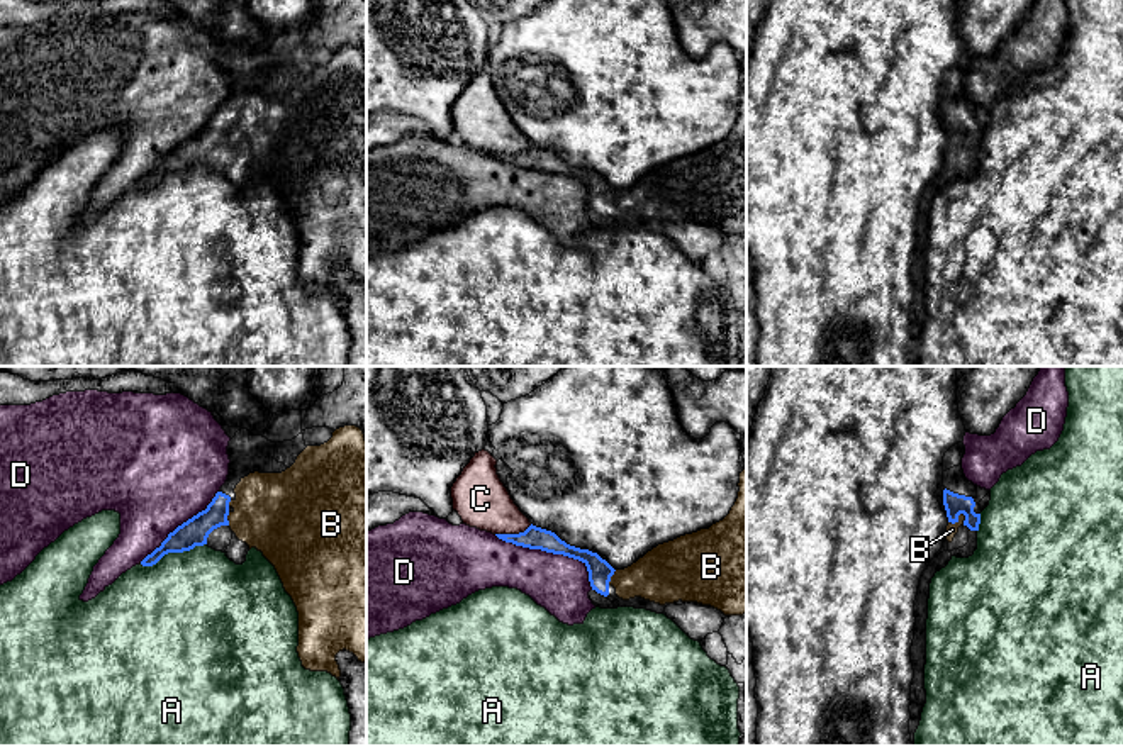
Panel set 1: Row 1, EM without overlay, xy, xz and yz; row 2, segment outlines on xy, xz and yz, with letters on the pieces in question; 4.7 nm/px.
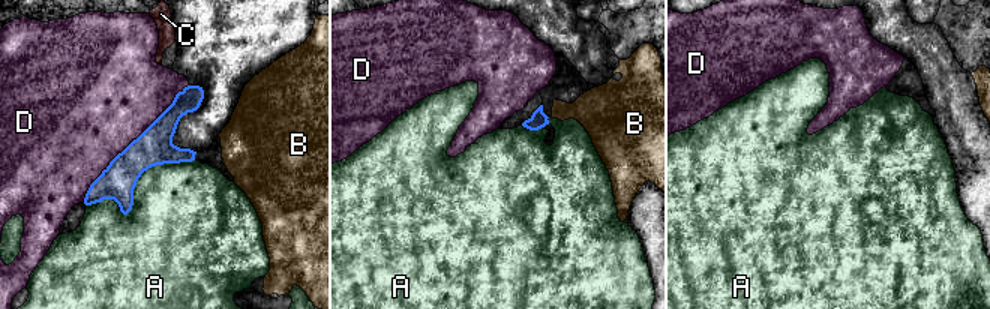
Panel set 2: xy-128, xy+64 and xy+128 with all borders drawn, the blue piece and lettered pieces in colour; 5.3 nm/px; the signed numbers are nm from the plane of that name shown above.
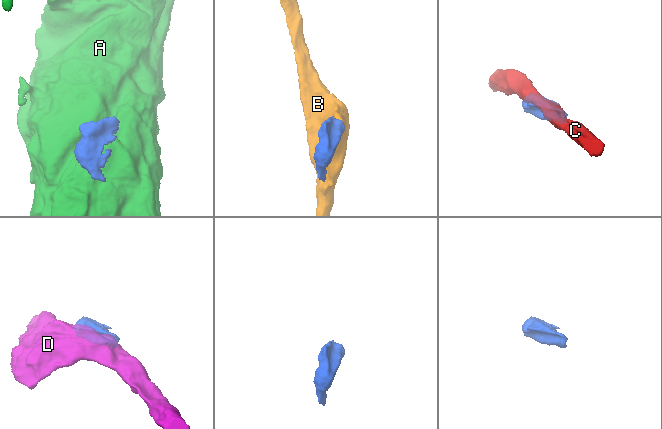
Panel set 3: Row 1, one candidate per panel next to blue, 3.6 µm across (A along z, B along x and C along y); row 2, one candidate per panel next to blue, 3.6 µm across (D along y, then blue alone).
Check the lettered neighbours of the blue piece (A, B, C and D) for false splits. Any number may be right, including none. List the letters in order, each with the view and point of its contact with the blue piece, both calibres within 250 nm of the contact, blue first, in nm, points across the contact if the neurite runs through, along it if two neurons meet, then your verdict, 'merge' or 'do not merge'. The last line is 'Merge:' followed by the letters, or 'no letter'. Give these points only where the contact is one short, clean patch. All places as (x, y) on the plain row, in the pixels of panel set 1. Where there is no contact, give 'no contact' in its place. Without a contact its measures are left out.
A: xy (172, 172) | 130/480 nm | do not merge
B: yz (957, 139) | 100/60 nm | across yz (955, 124), (957, 139), (952, 150) | merge
C: xz (513, 155) | 110/260 nm | along xz (531, 144), (518, 153), (496, 155) | do not merge
D: xz (552, 172) | 110/260 nm | do not merge
Merge: B

